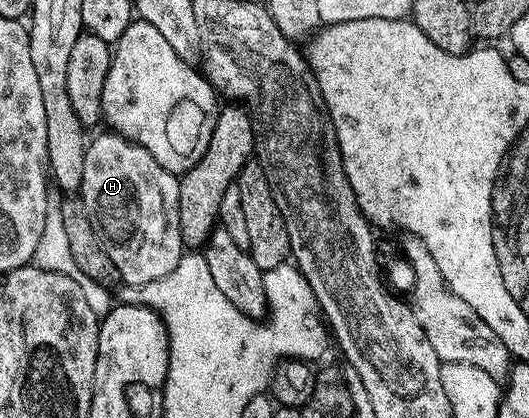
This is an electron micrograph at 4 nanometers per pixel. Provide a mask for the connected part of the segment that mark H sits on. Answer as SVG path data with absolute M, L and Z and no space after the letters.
M114 132L106 133L88 141L85 172L81 176L78 193L116 275L128 286L149 284L149 280L161 280L161 276L169 276L169 272L177 268L185 253L179 227L179 178L161 168L161 164L157 164L157 160L153 160L153 156L149 156L149 152L145 152L145 148L141 148L136 142Z

